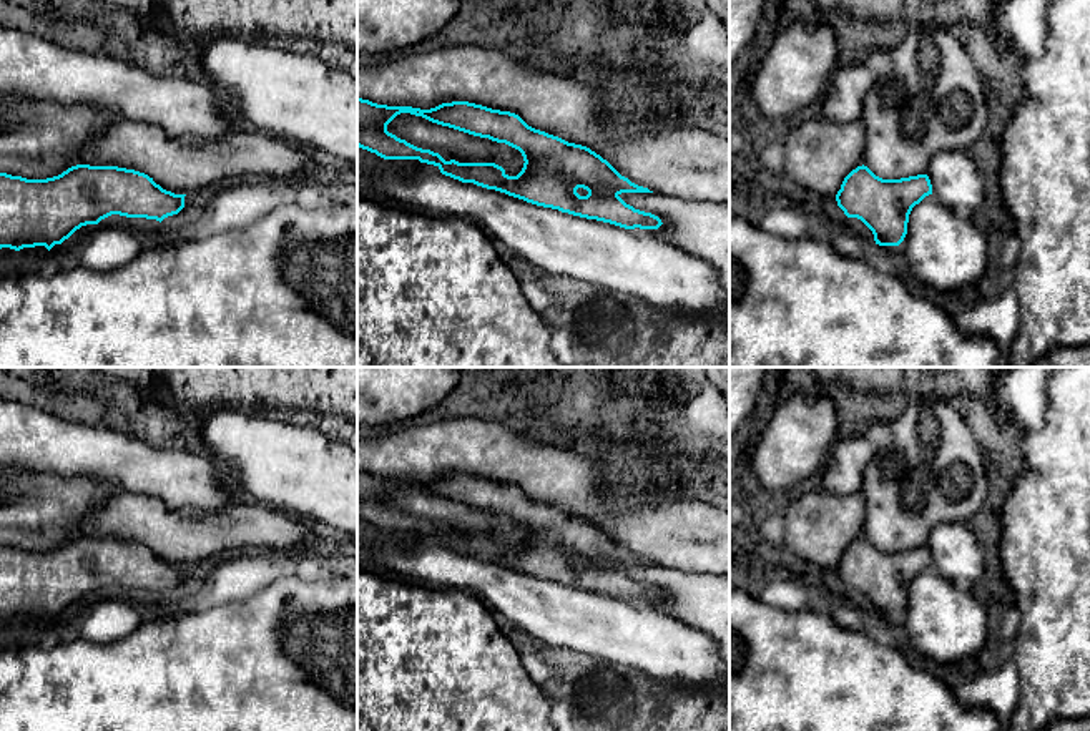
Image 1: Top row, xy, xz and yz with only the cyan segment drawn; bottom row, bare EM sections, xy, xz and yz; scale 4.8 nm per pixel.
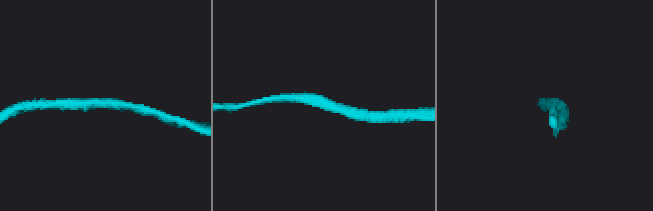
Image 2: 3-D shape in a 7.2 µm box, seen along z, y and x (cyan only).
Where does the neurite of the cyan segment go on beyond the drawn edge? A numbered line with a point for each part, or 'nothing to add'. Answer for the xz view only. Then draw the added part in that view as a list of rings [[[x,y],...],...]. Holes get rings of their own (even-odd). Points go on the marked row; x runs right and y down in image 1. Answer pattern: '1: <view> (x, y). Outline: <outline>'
1: xz (667, 153). Outline: [[[500,43],[449,47],[389,61],[357,61],[357,98],[420,110],[469,101],[510,111],[535,130],[590,148],[621,176],[653,193],[729,204],[729,138],[716,126],[640,105],[623,90],[608,91],[597,80],[538,56],[515,61],[503,53]]]

